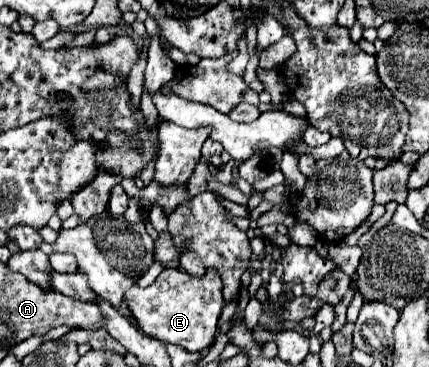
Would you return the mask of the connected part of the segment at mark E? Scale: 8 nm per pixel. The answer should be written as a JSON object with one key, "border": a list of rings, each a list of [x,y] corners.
{"border":[[[208,267],[205,275],[196,277],[181,269],[163,269],[147,287],[129,287],[123,303],[137,321],[143,335],[161,343],[173,343],[187,351],[203,351],[215,341],[217,319],[223,307],[223,284],[218,272]]]}

